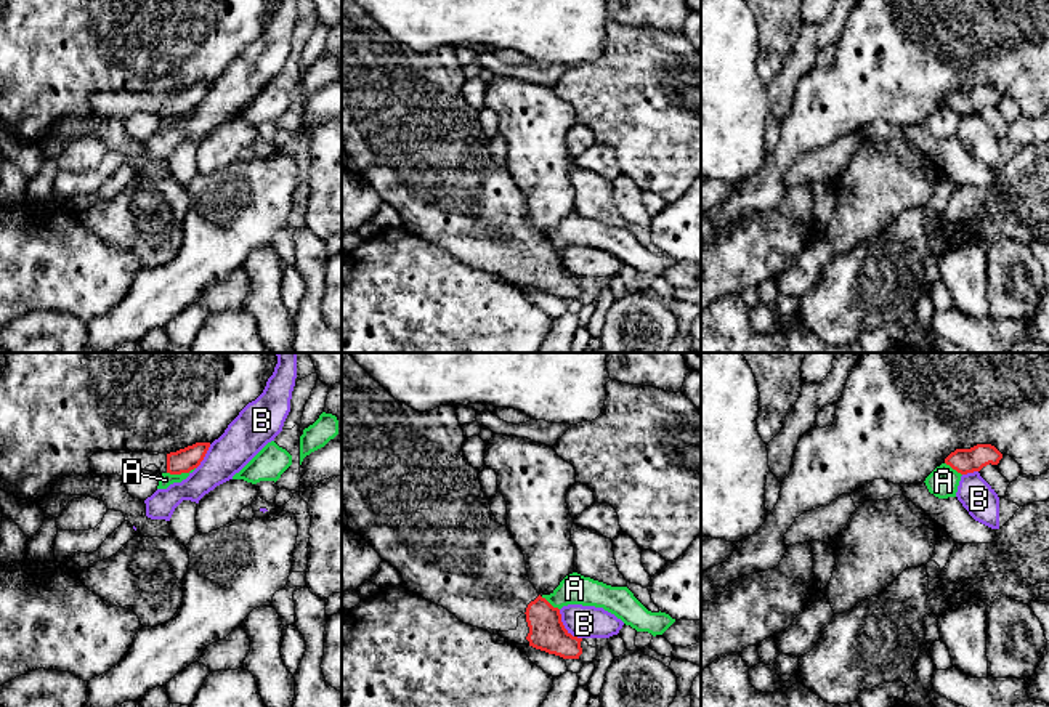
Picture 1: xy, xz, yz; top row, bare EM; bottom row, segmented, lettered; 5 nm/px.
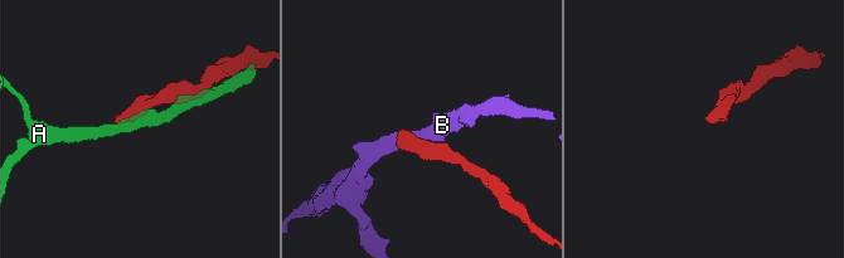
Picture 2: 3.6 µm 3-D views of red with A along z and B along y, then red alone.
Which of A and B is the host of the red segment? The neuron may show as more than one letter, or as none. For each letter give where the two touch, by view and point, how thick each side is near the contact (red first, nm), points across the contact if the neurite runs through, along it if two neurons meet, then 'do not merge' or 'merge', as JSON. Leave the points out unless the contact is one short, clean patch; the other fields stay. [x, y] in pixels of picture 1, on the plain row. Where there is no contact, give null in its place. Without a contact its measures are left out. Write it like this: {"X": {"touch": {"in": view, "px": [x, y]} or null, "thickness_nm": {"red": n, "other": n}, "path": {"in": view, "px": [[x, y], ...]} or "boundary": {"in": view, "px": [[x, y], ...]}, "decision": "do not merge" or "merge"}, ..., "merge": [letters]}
{"A": {"touch": {"in": "xy", "px": [180, 114]}, "thickness_nm": {"red": 120, "other": 60}, "boundary": {"in": "xy", "px": [[194, 108], [188, 113], [167, 114]]}, "decision": "do not merge"}, "B": {"touch": {"in": "xz", "px": [563, 268]}, "thickness_nm": {"red": 180, "other": 160}, "decision": "do not merge"}, "merge": []}

